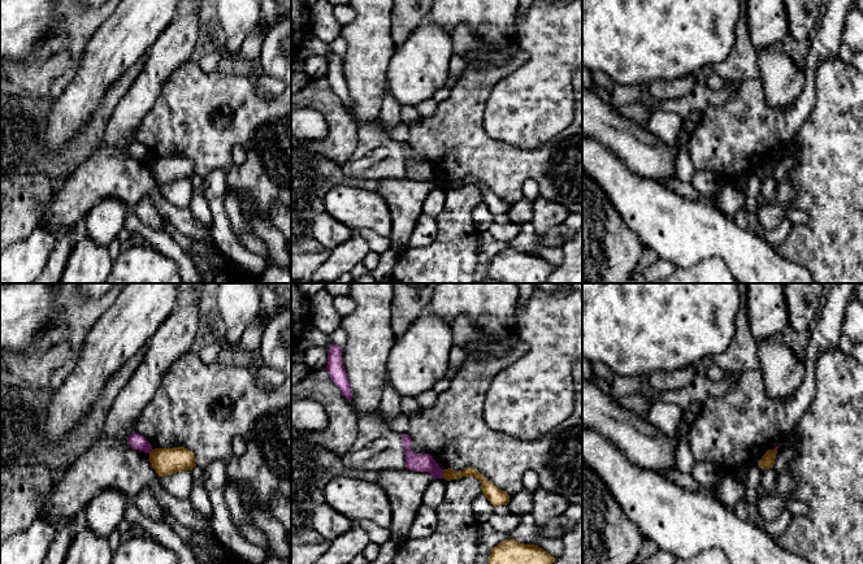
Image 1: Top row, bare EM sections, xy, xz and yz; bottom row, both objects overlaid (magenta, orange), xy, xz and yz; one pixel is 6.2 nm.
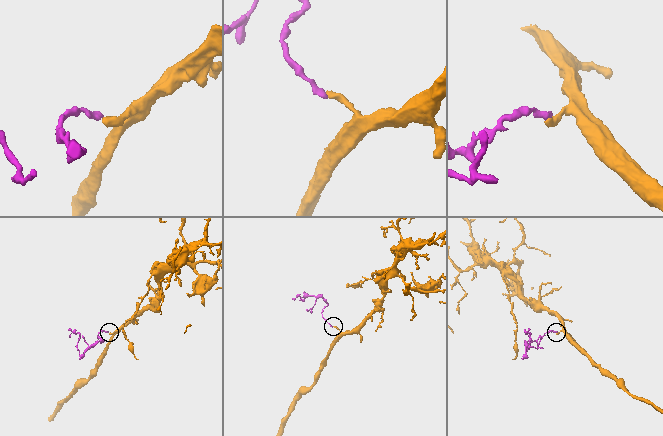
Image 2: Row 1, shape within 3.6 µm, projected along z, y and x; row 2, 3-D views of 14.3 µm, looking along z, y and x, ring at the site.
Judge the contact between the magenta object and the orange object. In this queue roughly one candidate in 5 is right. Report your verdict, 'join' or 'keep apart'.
keep apart

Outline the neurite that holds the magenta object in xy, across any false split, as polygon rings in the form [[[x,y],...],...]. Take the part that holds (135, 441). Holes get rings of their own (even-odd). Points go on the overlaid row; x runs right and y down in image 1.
[[[130,434],[127,438],[127,444],[135,450],[149,454],[152,451],[151,443],[140,434]]]

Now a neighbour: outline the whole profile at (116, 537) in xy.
[[[118,528],[110,533],[110,535],[108,537],[108,542],[109,542],[109,548],[110,548],[112,554],[114,554],[117,551],[123,537],[125,535],[120,532]]]

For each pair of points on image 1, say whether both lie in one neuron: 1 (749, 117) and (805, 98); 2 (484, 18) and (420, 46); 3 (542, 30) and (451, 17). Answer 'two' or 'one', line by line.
1: one
2: one
3: two

